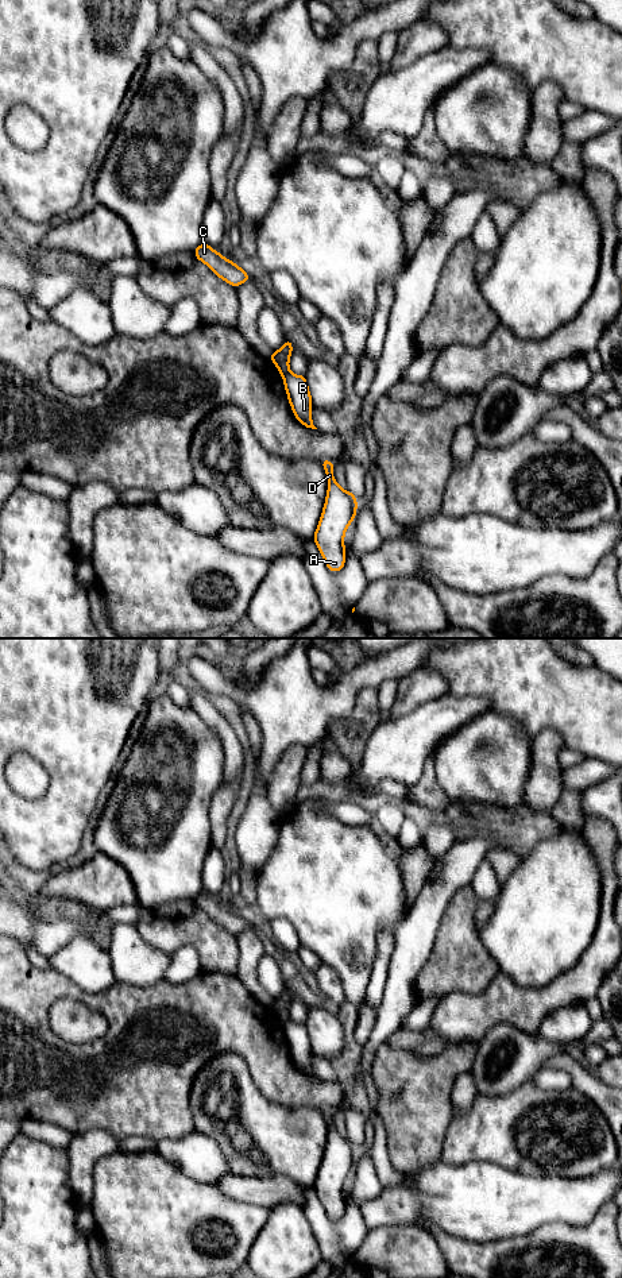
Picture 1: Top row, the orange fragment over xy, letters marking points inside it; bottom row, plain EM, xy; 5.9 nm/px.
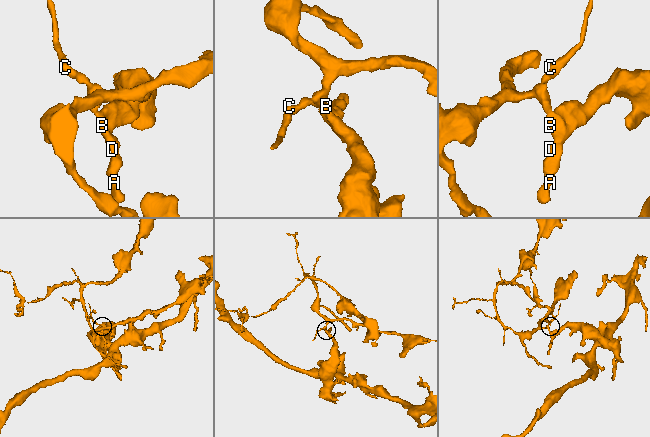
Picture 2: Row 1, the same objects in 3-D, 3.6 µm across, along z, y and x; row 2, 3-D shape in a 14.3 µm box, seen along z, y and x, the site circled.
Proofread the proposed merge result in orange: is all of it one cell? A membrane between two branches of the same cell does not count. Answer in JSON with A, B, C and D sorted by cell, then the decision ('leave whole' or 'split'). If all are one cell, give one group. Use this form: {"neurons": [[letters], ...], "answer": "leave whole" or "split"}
{"neurons": [["A", "B", "D"], ["C"]], "answer": "split"}

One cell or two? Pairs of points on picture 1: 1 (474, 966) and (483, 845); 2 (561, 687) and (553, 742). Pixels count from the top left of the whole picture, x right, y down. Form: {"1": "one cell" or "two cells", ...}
{"1": "two cells", "2": "two cells"}

